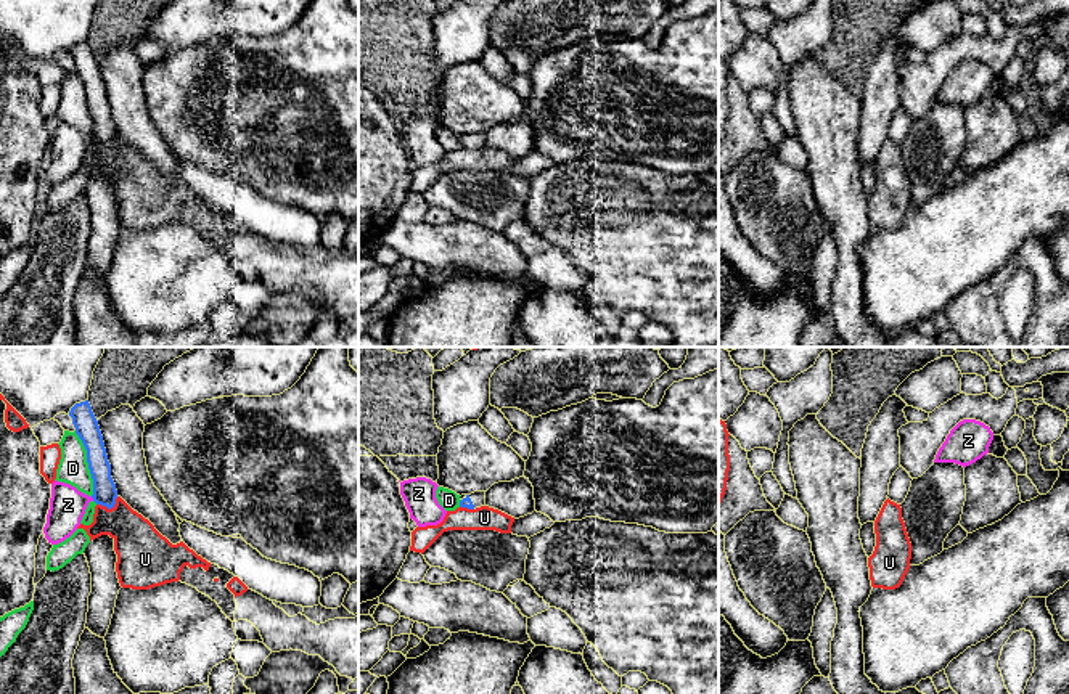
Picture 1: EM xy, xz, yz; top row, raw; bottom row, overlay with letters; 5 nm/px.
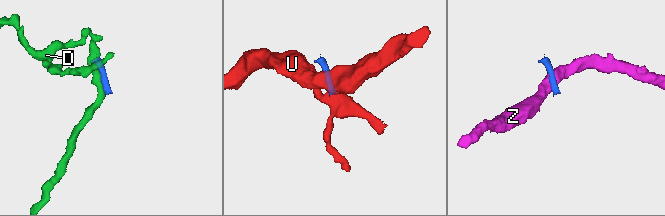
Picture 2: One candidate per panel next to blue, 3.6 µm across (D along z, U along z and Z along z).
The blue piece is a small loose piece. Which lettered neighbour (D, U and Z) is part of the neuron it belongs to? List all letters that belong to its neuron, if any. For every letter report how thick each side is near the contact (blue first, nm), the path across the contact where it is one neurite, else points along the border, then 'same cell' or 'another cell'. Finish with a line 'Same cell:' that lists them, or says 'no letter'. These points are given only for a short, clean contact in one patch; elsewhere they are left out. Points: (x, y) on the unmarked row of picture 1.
D: 120 nm thick on the blue side, 150 nm on the other; another cell
U: 120 nm thick on the blue side, 240 nm on the other; border along xy (118, 137), (110, 148), (97, 143); another cell
Z: 120 nm thick on the blue side, 180 nm on the other; border along xy (90, 137), (94, 140); another cell
Same cell: no letter

